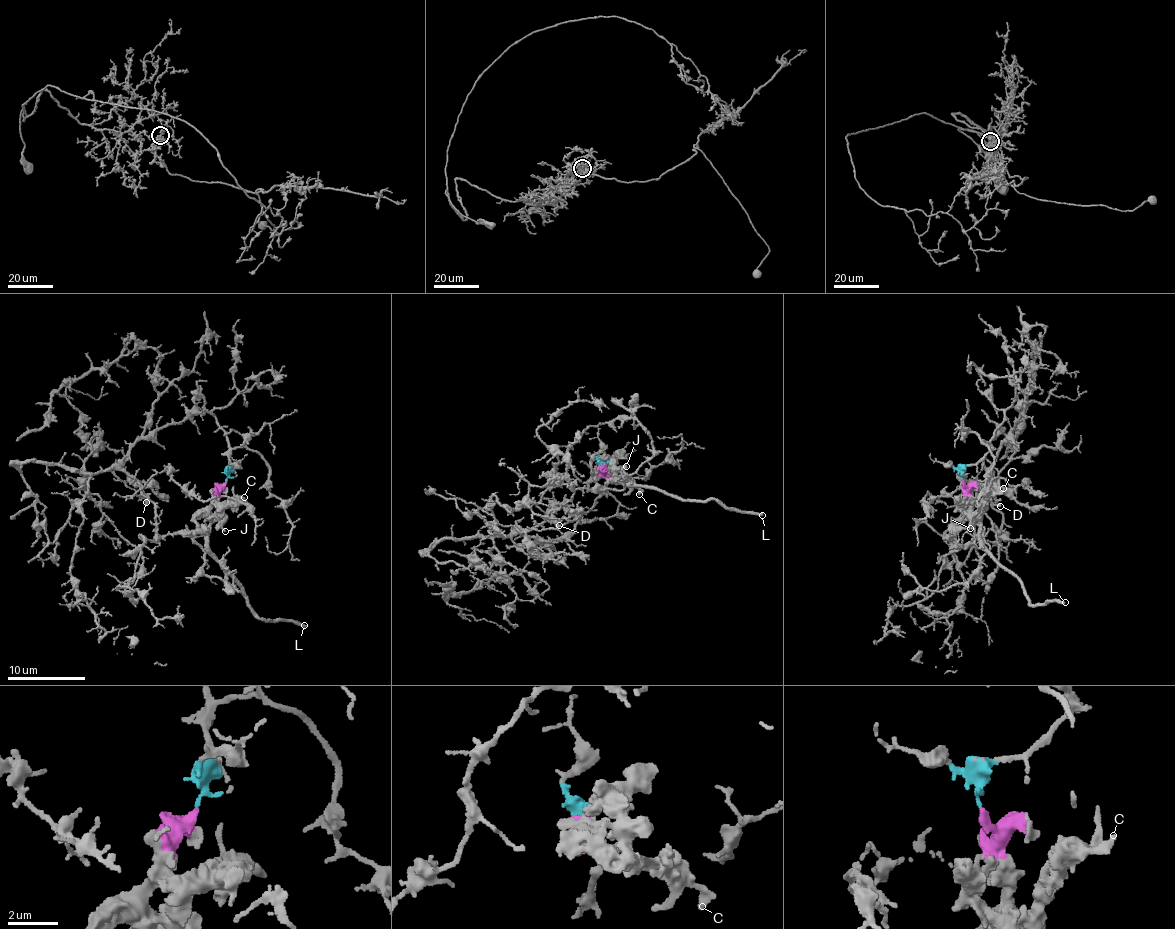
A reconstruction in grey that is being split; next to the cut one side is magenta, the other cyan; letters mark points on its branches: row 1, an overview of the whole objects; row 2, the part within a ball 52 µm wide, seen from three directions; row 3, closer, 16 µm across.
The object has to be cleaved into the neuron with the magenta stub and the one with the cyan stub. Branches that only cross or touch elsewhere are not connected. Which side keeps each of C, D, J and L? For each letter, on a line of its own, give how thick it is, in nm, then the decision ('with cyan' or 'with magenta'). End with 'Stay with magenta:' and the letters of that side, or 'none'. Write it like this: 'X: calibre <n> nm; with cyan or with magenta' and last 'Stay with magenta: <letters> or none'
C: calibre 280 nm; with magenta
D: calibre 100 nm; with cyan
J: calibre 240 nm; with magenta
L: calibre 300 nm; with magenta
Stay with magenta: C, J, L

